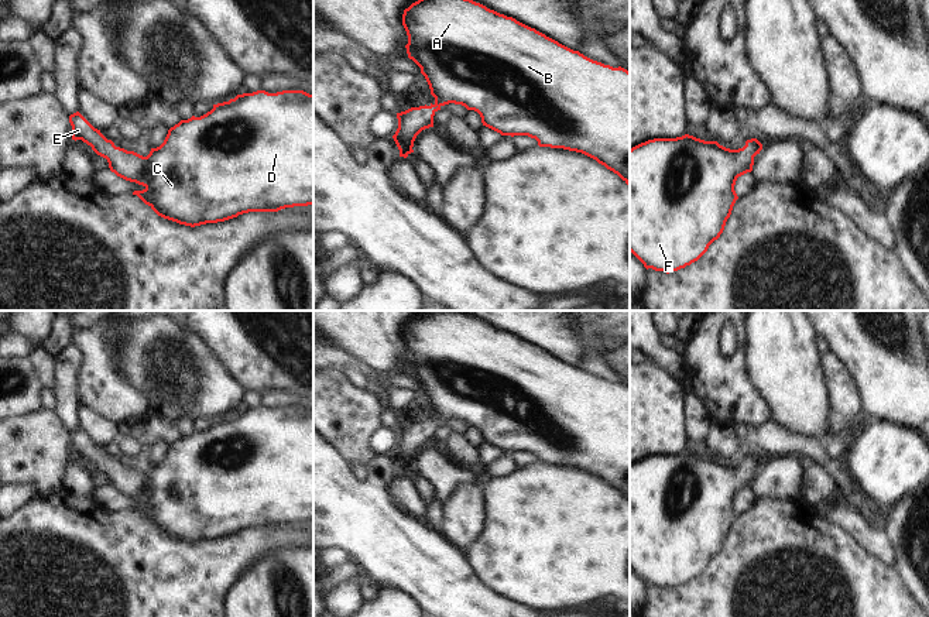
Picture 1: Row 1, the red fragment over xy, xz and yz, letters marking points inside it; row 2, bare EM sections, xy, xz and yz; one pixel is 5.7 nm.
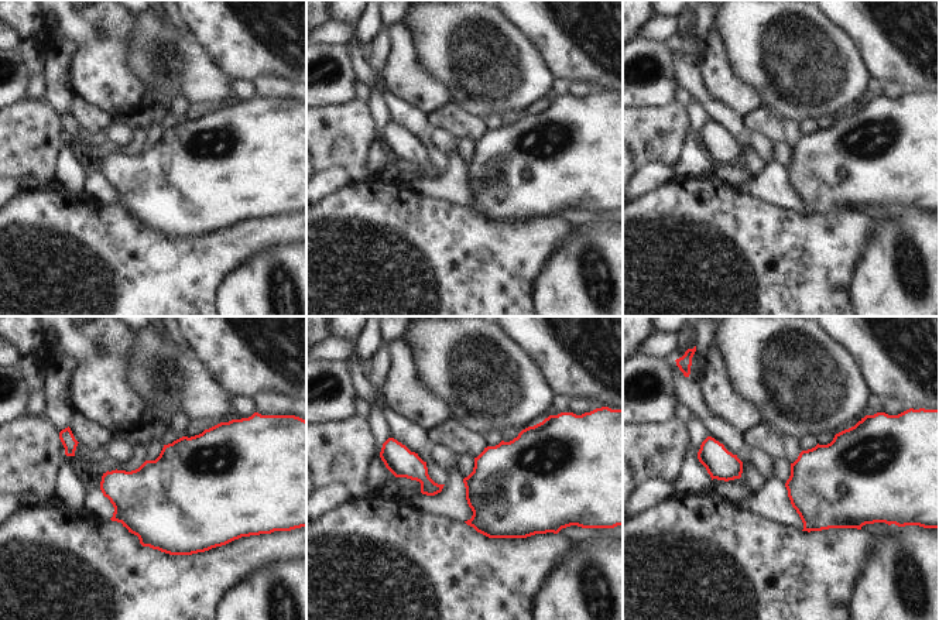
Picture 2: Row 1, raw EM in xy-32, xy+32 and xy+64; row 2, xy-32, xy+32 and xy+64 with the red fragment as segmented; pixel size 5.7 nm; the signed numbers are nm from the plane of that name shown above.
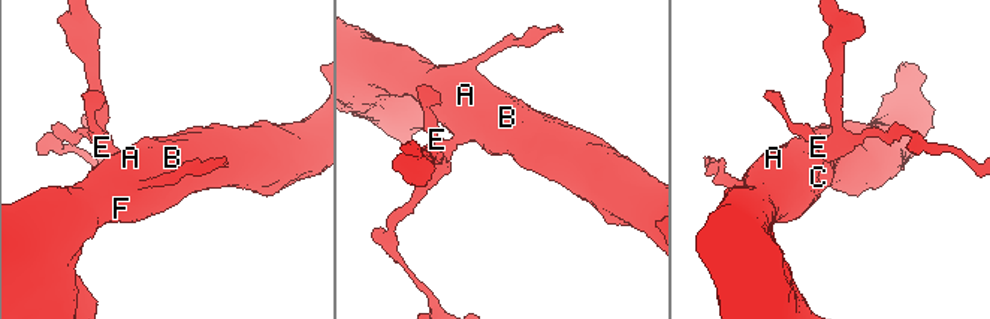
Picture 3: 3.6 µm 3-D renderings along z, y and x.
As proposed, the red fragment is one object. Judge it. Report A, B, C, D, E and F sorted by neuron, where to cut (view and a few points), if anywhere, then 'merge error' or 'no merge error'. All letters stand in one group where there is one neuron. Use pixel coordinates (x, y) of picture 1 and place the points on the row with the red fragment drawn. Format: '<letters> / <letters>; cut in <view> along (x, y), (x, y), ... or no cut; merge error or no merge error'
A B C D E F; no cut; no merge error

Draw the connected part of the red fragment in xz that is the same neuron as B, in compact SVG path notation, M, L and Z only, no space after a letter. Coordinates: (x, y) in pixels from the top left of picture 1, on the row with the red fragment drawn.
M418 0L404 10L402 25L408 35L408 44L405 45L408 58L421 68L421 73L429 85L435 103L431 103L429 106L411 107L405 112L397 113L398 128L392 138L400 150L400 157L407 158L411 152L414 152L412 147L416 136L422 130L433 127L433 116L442 106L455 103L464 106L467 110L477 112L481 117L483 126L500 133L501 136L528 136L535 138L539 147L563 148L582 152L617 174L627 185L630 185L630 72L627 69L621 66L613 68L593 61L579 51L573 51L546 37L535 28L531 28L513 17L490 10L473 0Z

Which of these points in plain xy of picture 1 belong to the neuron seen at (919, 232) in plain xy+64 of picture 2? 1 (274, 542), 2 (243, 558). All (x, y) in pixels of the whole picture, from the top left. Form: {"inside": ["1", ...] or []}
{"inside": []}

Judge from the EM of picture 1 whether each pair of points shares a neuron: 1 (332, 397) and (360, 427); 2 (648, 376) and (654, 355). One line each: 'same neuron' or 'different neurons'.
1: same neuron
2: different neurons

